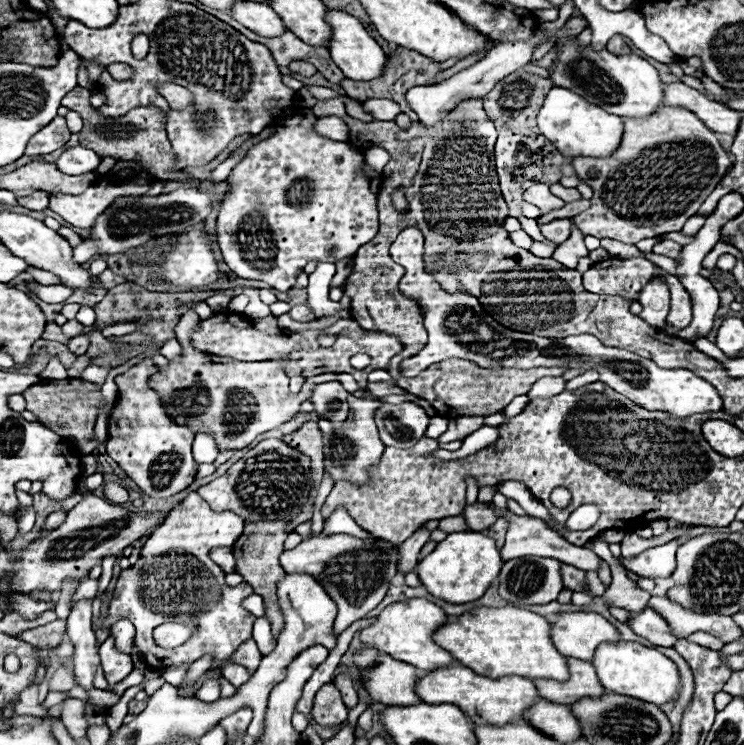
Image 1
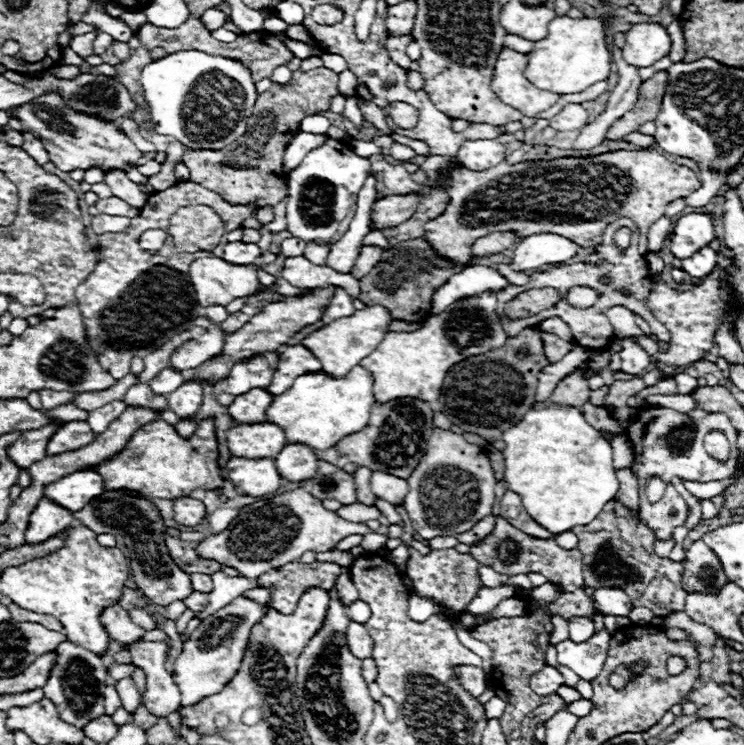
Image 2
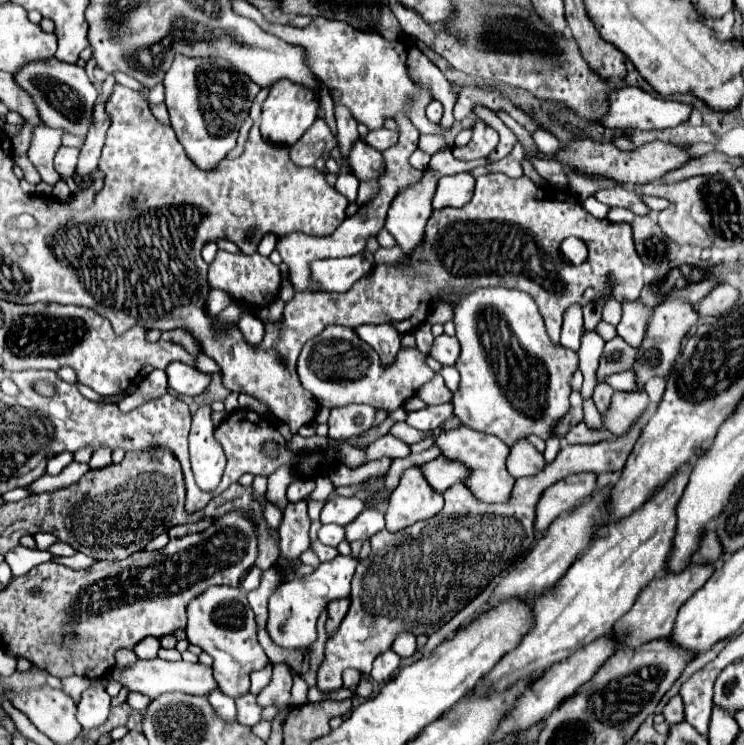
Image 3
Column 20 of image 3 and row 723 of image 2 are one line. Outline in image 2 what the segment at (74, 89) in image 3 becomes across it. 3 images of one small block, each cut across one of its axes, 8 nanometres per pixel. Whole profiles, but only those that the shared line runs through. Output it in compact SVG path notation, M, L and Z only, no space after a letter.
M68 640L62 642L56 648L56 652L58 652L58 662L52 668L52 674L46 682L46 686L42 688L44 696L54 702L54 706L64 722L68 722L76 728L84 728L90 720L106 714L104 704L102 704L102 700L104 700L102 690L106 684L110 684L106 666L100 656L96 656L90 650L84 650L82 646L76 646Z

